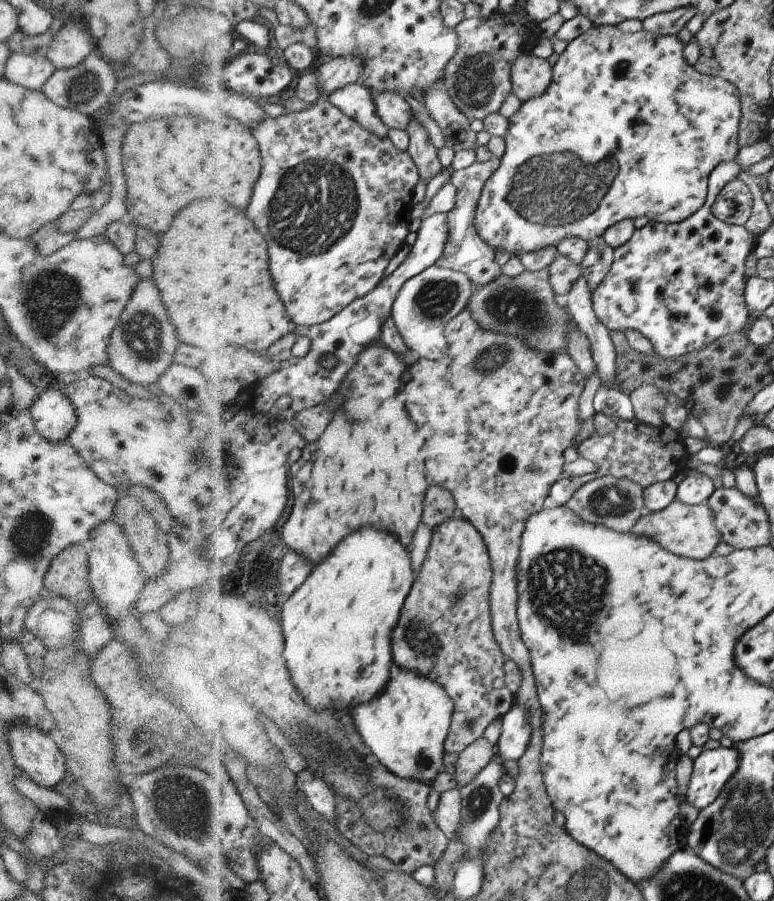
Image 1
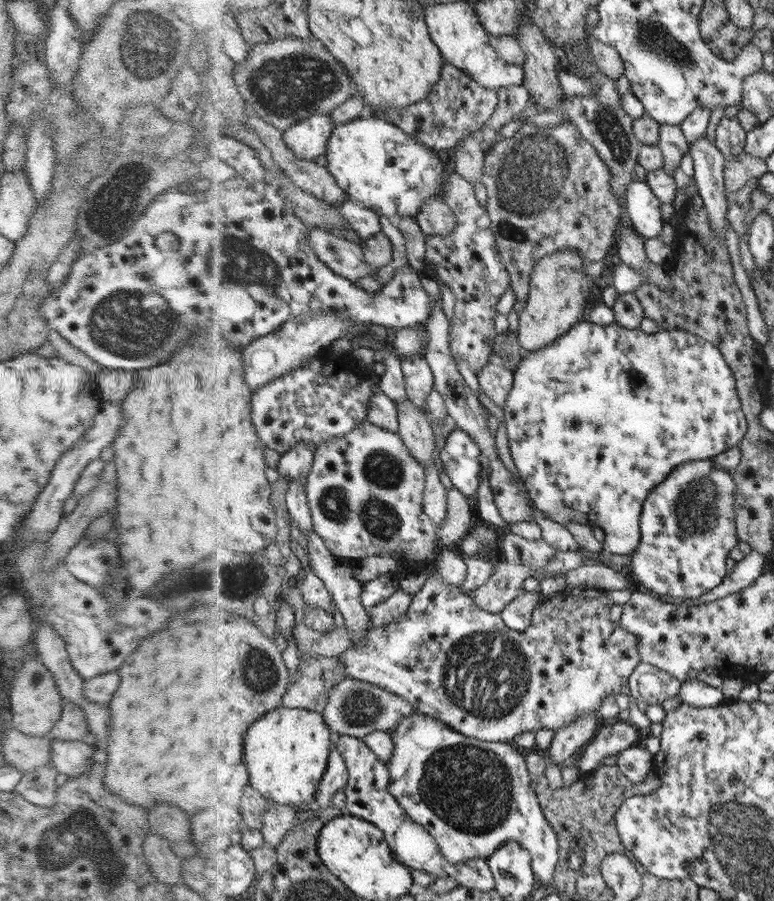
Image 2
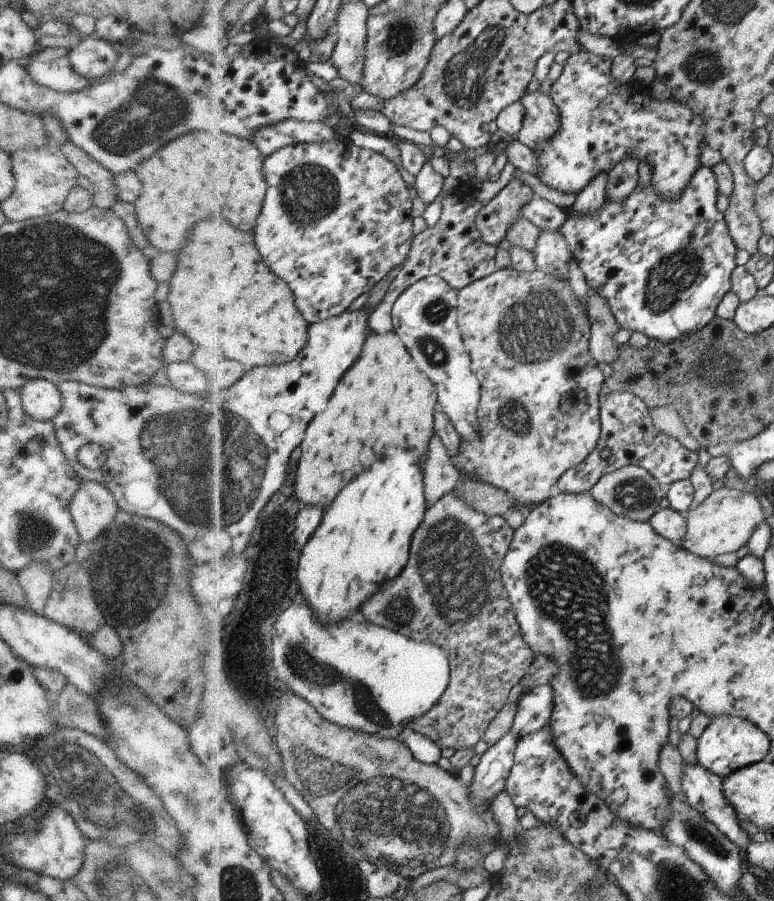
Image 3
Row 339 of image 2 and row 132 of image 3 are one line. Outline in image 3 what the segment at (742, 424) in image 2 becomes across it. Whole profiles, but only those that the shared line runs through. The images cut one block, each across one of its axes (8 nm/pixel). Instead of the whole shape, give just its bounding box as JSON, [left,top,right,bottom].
[534,50,706,200]

